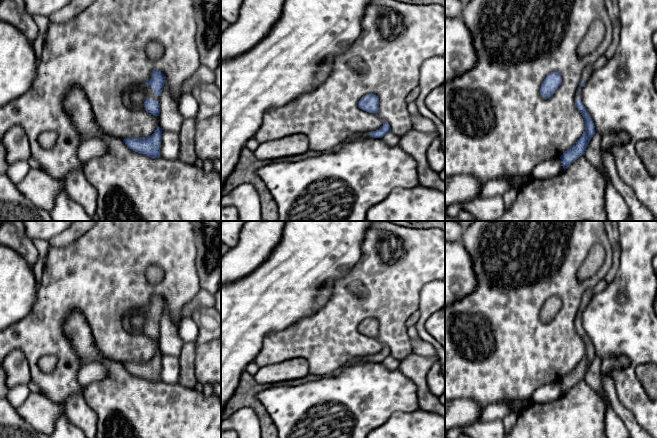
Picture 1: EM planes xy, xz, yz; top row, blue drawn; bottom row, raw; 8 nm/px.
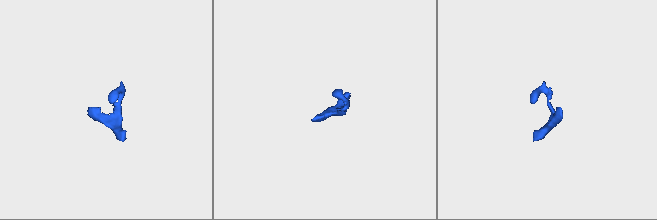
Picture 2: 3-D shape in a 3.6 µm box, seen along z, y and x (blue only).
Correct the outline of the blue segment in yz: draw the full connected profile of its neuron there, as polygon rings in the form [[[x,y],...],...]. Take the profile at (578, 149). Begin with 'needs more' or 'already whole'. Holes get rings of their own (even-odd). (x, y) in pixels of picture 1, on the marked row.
needs more | [[[592,65],[586,66],[582,72],[581,80],[577,87],[575,105],[585,120],[585,131],[577,140],[577,142],[560,156],[564,171],[580,156],[585,155],[586,148],[596,132],[593,120],[582,102],[583,87],[588,82],[593,72],[594,70]]]

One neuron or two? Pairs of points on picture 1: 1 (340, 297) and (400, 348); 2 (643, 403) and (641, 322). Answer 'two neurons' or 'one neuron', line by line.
1: one neuron
2: one neuron

